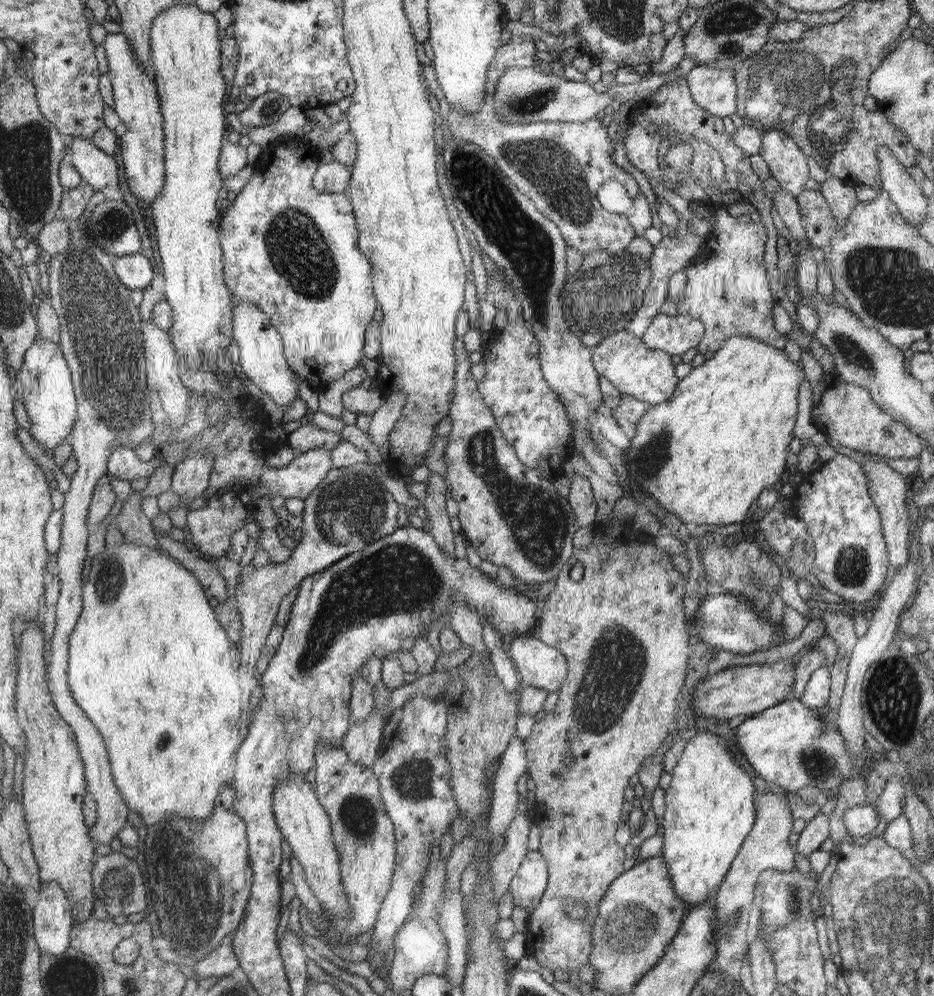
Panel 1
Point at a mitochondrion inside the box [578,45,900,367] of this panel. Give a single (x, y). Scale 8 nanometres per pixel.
(630, 290)

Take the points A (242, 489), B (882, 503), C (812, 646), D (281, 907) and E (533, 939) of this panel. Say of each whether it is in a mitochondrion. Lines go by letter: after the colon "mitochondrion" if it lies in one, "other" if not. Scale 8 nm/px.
A: other
B: other
C: other
D: other
E: other

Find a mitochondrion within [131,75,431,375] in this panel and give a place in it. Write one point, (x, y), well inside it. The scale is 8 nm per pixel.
(297, 251)

